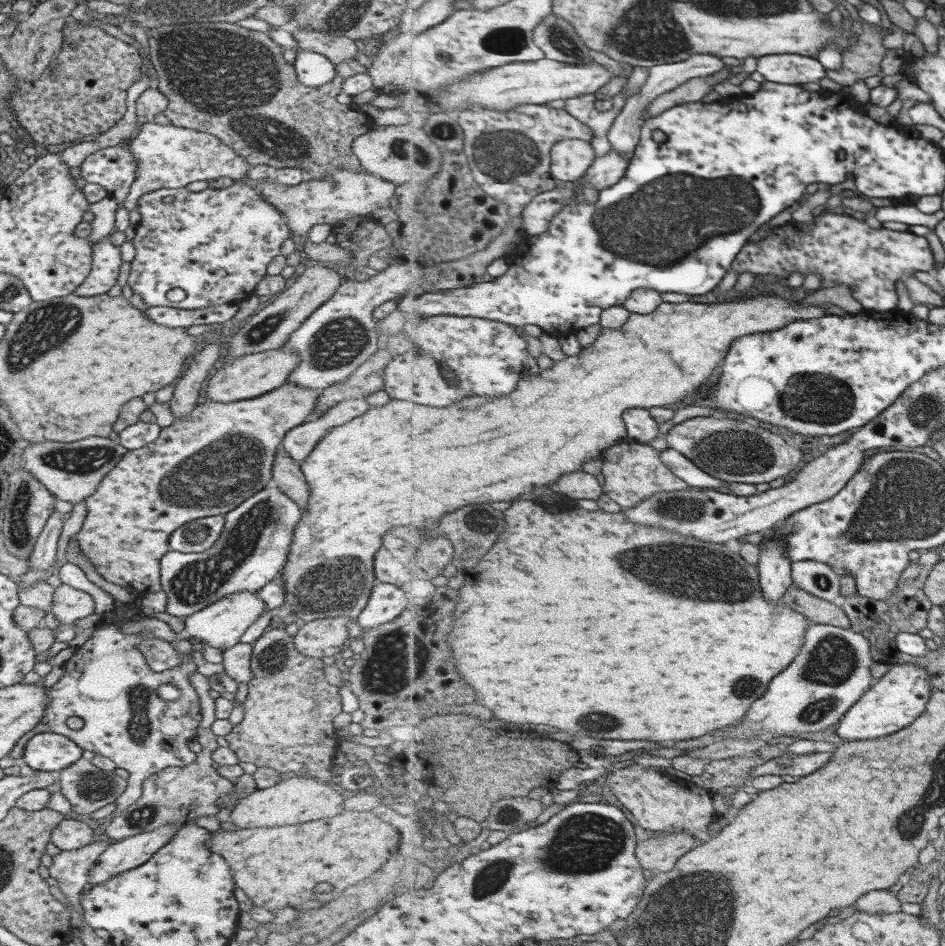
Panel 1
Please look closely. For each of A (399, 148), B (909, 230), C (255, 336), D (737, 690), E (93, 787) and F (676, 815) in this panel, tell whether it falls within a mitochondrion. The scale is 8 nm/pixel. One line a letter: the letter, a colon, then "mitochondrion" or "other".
A: mitochondrion
B: other
C: mitochondrion
D: mitochondrion
E: mitochondrion
F: other

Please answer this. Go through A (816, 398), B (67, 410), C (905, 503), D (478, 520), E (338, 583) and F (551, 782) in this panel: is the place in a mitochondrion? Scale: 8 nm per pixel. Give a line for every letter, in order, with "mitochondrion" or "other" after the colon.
A: mitochondrion
B: other
C: mitochondrion
D: mitochondrion
E: mitochondrion
F: other

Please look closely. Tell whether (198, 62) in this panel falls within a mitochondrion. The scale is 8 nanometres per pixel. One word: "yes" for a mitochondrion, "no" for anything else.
yes

